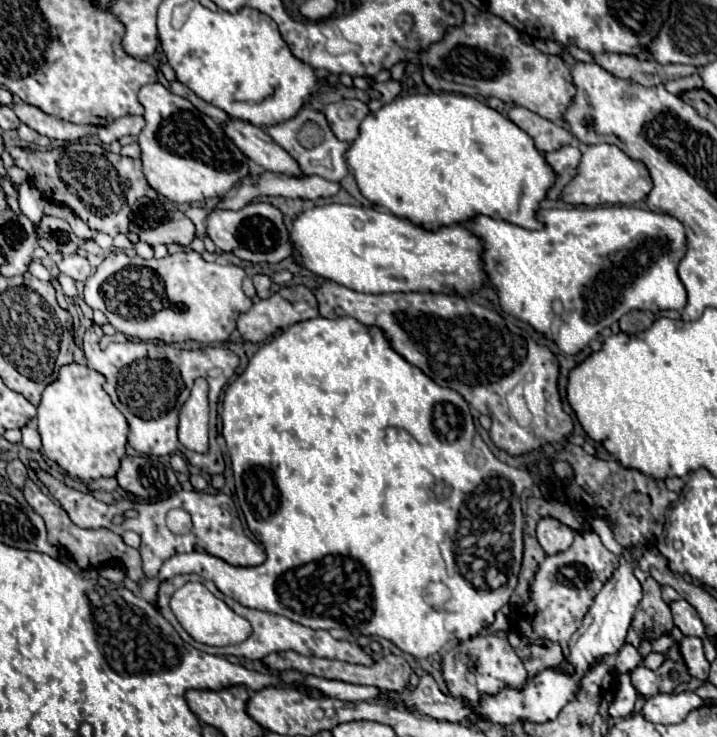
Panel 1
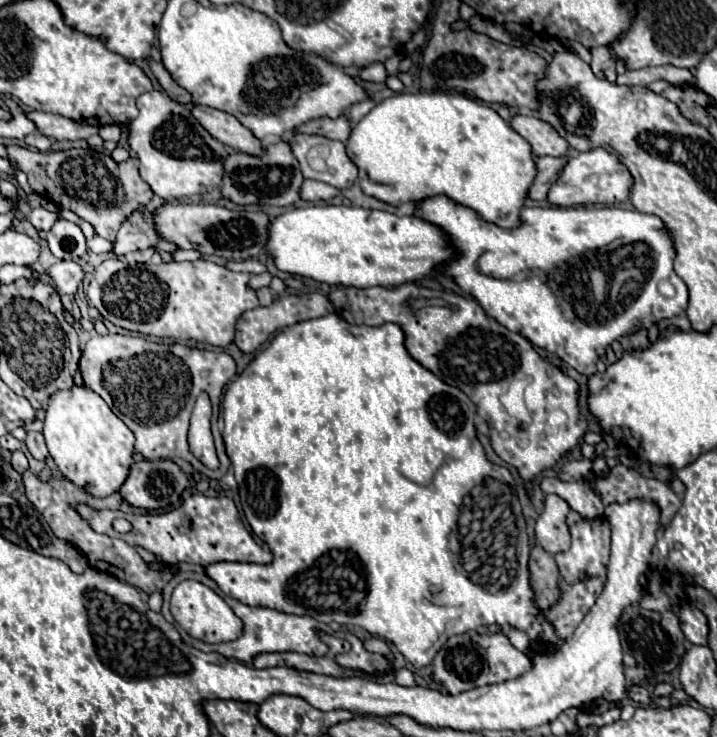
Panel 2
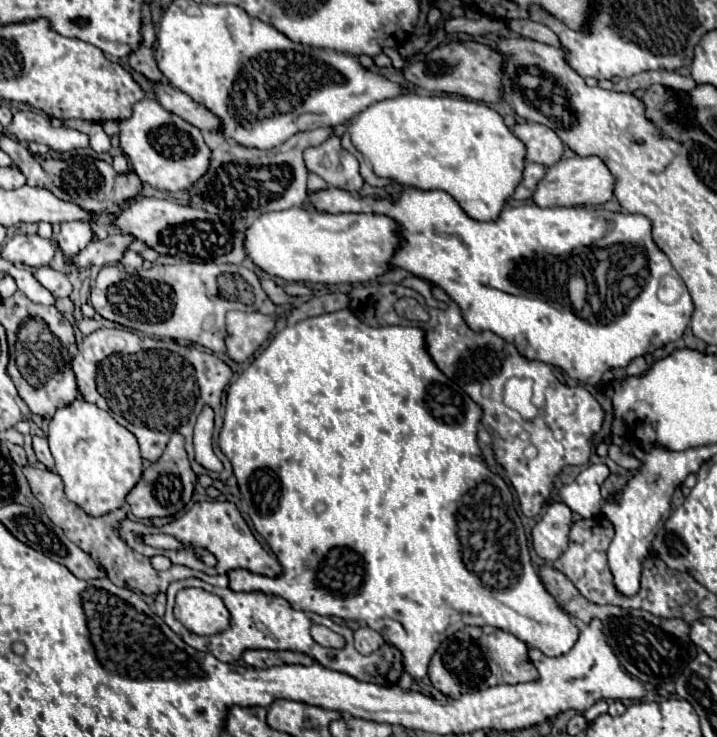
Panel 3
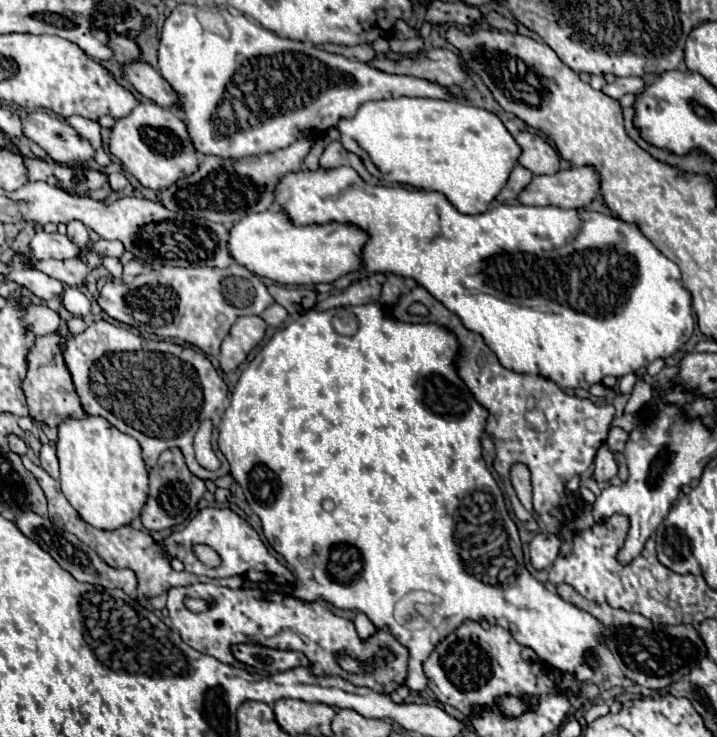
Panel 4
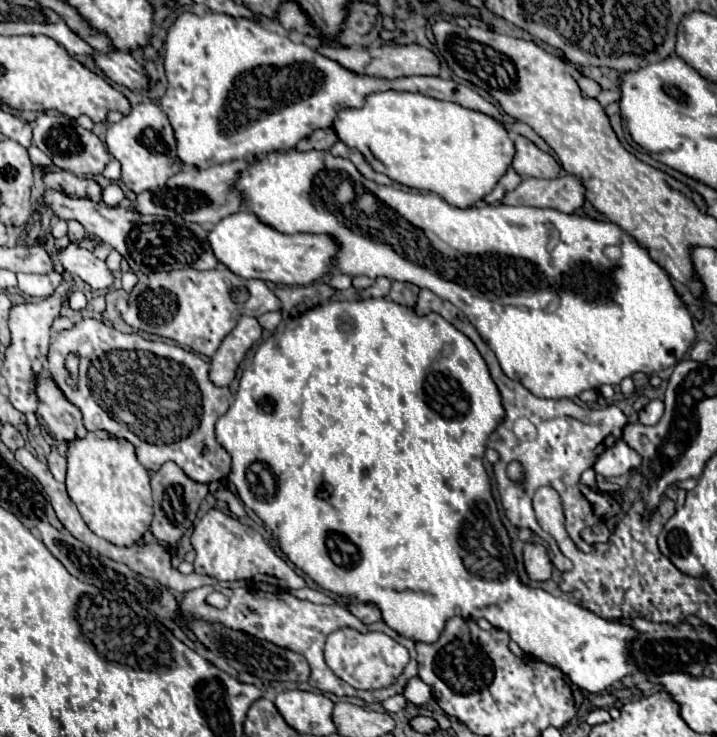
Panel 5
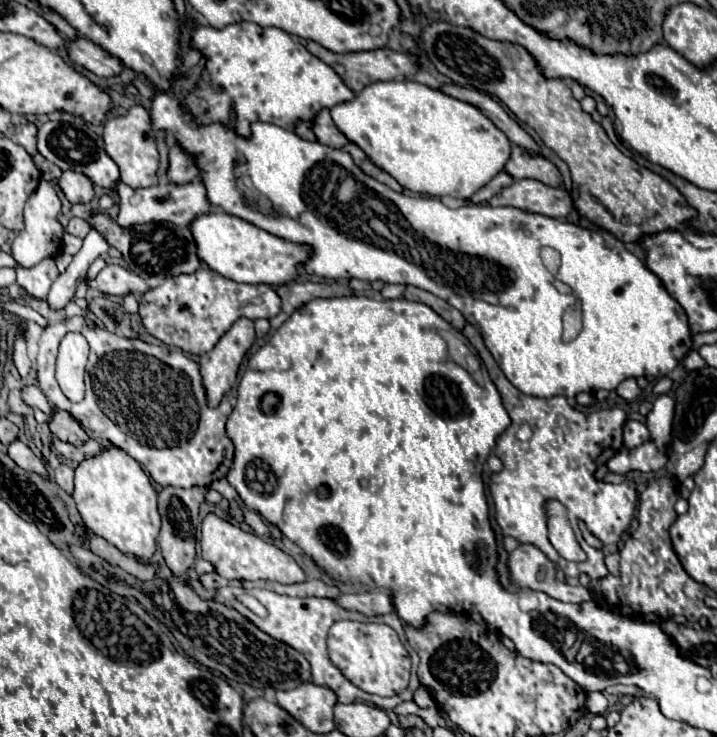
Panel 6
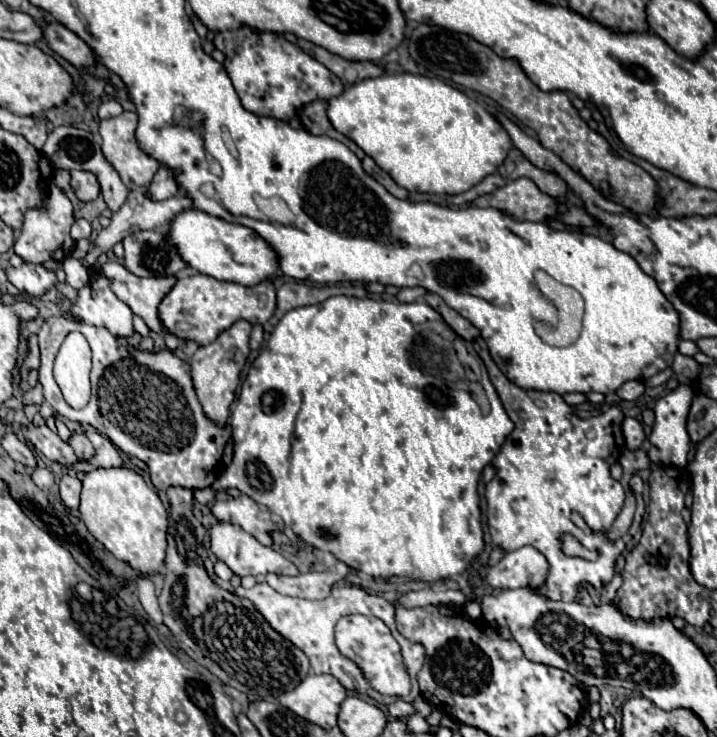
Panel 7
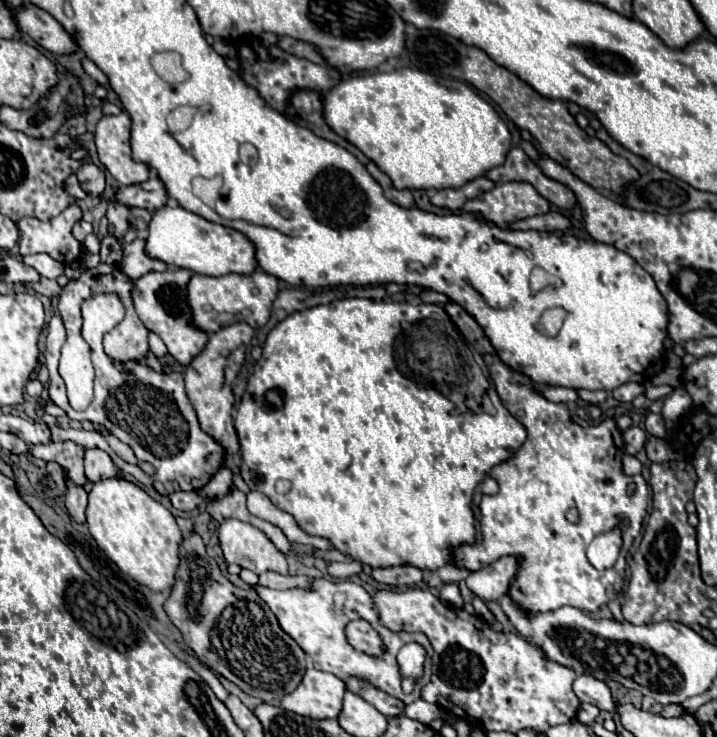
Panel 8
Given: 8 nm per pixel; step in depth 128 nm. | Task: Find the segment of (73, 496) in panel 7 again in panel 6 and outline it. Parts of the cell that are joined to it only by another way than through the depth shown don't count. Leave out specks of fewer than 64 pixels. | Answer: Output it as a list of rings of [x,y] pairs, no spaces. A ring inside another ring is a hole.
[[[62,462],[62,464],[54,470],[54,480],[56,480],[56,484],[58,484],[64,492],[72,494],[72,488],[74,488],[74,470],[72,470],[68,464]]]

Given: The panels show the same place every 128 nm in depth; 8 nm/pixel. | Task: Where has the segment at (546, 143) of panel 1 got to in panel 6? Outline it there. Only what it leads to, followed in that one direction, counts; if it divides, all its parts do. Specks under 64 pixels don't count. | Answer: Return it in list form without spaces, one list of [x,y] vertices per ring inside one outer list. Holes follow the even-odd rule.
[[[518,144],[512,146],[512,156],[506,162],[504,170],[516,180],[534,178],[534,180],[540,180],[548,186],[562,186],[562,176],[558,172],[558,168],[554,164],[550,164],[550,160],[546,160],[540,154],[528,154]]]

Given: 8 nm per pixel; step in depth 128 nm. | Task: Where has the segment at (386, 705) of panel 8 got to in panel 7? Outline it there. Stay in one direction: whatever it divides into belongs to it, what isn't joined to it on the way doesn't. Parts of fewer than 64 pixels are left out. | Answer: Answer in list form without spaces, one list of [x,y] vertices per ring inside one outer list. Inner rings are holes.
[[[398,700],[398,702],[394,702],[394,704],[388,706],[388,712],[390,712],[390,716],[402,720],[402,718],[410,718],[410,716],[414,716],[416,710],[414,710],[412,704],[408,704],[408,702],[404,702],[404,700]]]

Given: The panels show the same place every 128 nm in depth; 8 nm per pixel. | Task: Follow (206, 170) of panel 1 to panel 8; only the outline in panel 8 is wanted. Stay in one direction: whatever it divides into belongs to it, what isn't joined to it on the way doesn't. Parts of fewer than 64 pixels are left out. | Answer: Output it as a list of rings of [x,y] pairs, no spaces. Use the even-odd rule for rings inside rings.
[[[120,112],[118,116],[102,116],[96,126],[96,148],[100,162],[110,170],[110,174],[118,180],[120,186],[140,184],[146,182],[150,176],[150,170],[144,162],[136,162],[130,152],[130,116],[126,112]]]

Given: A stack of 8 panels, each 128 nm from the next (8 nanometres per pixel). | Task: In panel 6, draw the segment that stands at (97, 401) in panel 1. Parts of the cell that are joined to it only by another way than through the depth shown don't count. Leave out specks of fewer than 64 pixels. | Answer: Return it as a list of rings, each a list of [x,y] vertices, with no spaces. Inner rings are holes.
[[[108,444],[108,446],[102,446],[100,454],[92,456],[88,460],[82,460],[74,470],[72,498],[76,502],[76,508],[82,516],[84,526],[90,528],[94,534],[102,536],[104,540],[108,540],[112,546],[116,546],[124,554],[132,554],[140,560],[148,560],[154,554],[156,536],[160,532],[160,514],[156,508],[156,490],[152,488],[152,482],[146,476],[146,472],[140,468],[140,464],[136,460],[132,460],[132,456],[128,456],[122,448]]]

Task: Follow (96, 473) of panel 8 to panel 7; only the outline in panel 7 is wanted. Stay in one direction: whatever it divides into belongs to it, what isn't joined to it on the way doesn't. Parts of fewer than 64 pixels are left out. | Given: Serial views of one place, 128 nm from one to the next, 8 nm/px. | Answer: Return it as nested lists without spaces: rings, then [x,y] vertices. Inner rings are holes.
[[[72,432],[68,444],[74,448],[74,452],[76,452],[76,456],[80,460],[86,460],[86,458],[90,458],[94,454],[94,448],[92,448],[90,440],[82,432]]]

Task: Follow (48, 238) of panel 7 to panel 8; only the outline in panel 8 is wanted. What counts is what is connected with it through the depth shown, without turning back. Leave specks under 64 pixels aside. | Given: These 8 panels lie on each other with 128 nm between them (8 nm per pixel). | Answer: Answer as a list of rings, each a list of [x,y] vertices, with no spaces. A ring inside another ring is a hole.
[[[70,204],[62,214],[46,222],[36,218],[20,220],[20,254],[46,252],[62,262],[76,260],[82,252],[82,244],[72,236],[72,226],[78,218],[82,218],[82,210],[76,204]]]

